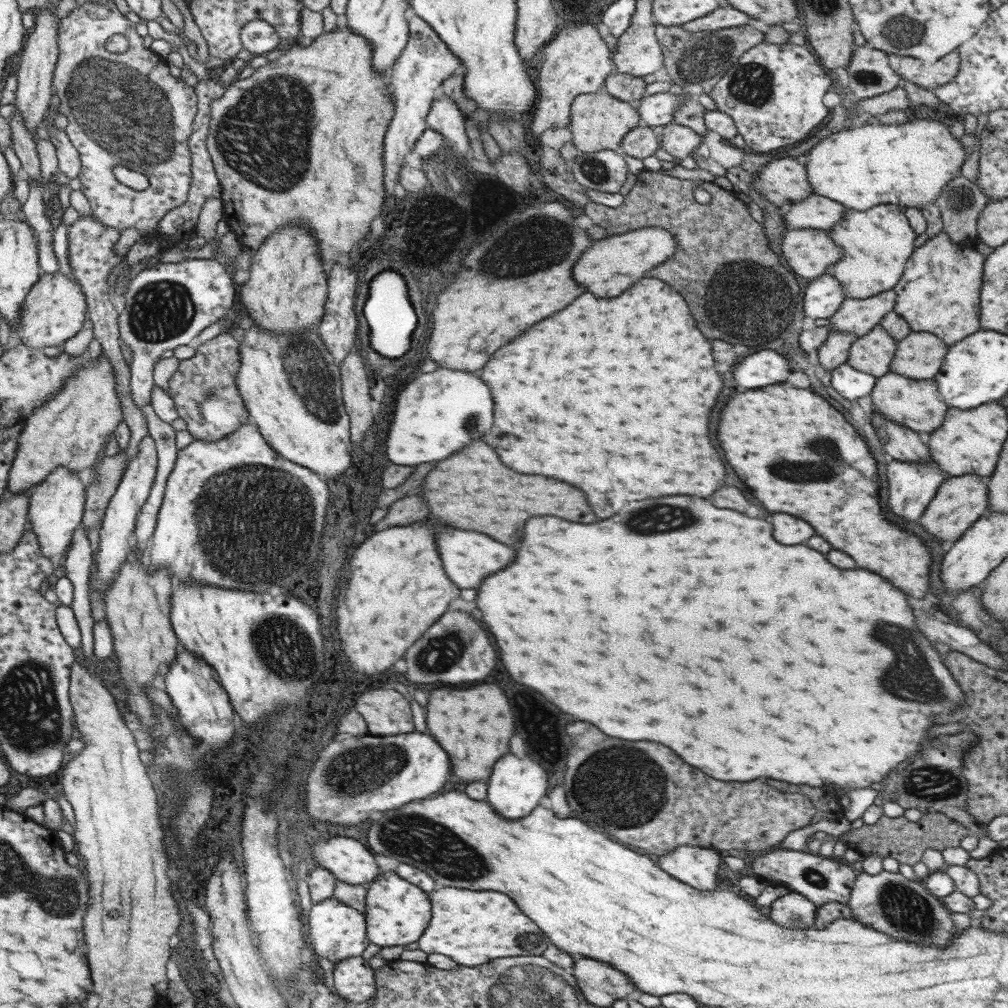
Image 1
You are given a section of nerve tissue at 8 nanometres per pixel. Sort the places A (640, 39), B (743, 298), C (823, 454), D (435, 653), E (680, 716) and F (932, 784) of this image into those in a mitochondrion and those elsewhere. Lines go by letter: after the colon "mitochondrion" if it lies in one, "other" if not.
A: other
B: mitochondrion
C: mitochondrion
D: mitochondrion
E: other
F: mitochondrion

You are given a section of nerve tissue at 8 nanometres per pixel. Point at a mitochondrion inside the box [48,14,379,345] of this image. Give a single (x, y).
(122, 110)

